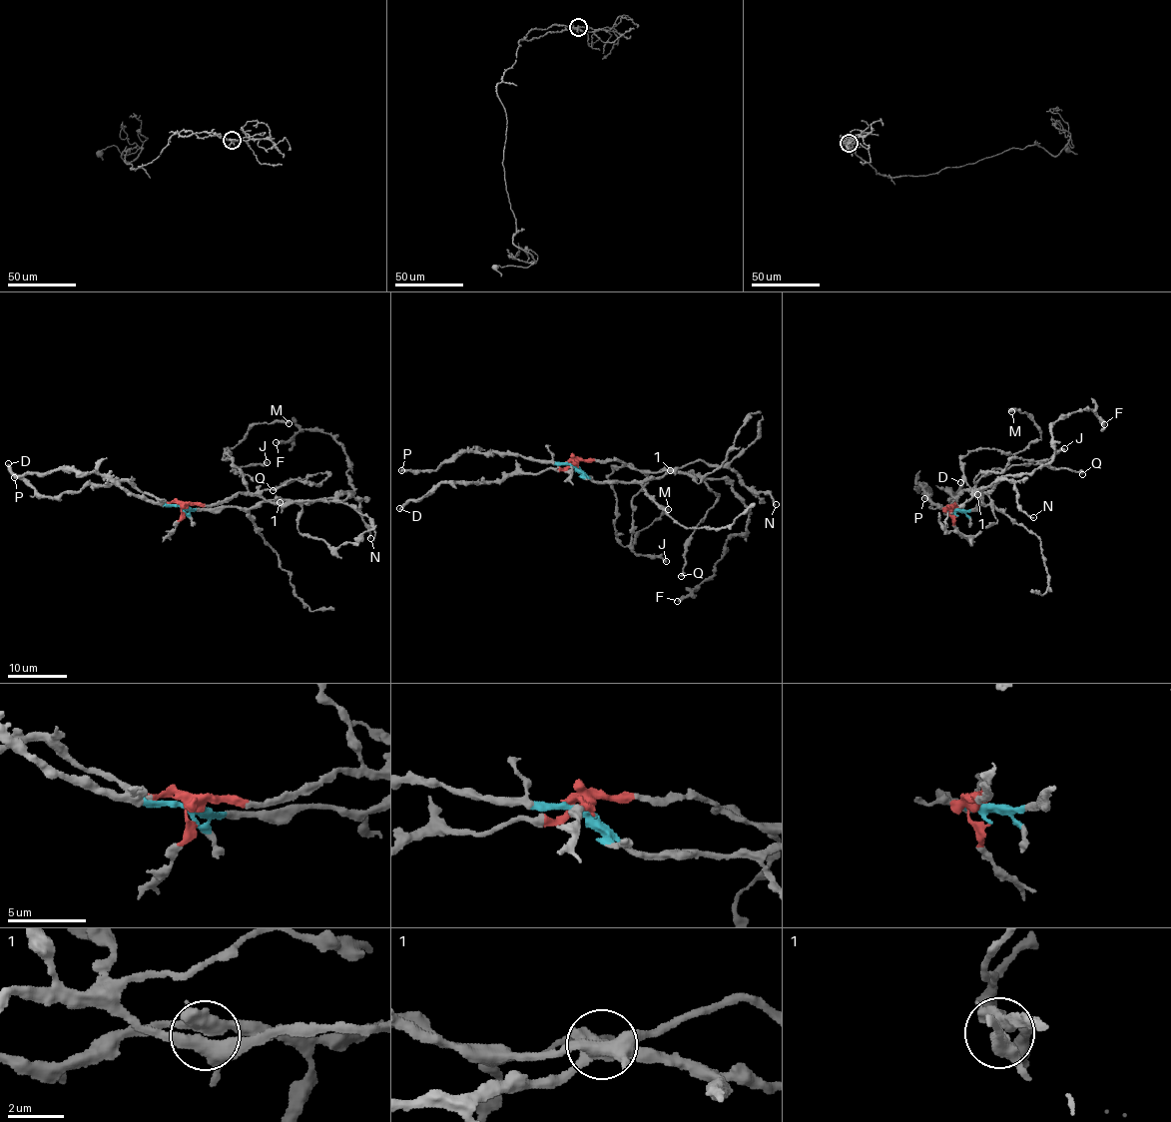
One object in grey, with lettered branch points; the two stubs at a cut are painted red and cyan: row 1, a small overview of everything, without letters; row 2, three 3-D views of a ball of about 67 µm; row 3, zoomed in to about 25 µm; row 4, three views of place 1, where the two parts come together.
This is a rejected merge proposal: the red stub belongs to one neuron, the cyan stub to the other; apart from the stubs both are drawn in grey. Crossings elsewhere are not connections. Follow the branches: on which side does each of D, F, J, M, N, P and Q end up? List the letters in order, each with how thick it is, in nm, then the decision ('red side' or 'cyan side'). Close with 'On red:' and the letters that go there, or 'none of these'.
D: calibre 460 nm; red side
F: calibre 380 nm; cyan side
J: calibre 420 nm; red side
M: calibre 600 nm; red side
N: calibre 240 nm; red side
P: calibre 440 nm; cyan side
Q: calibre 420 nm; red side
On red: D, J, M, N, Q

